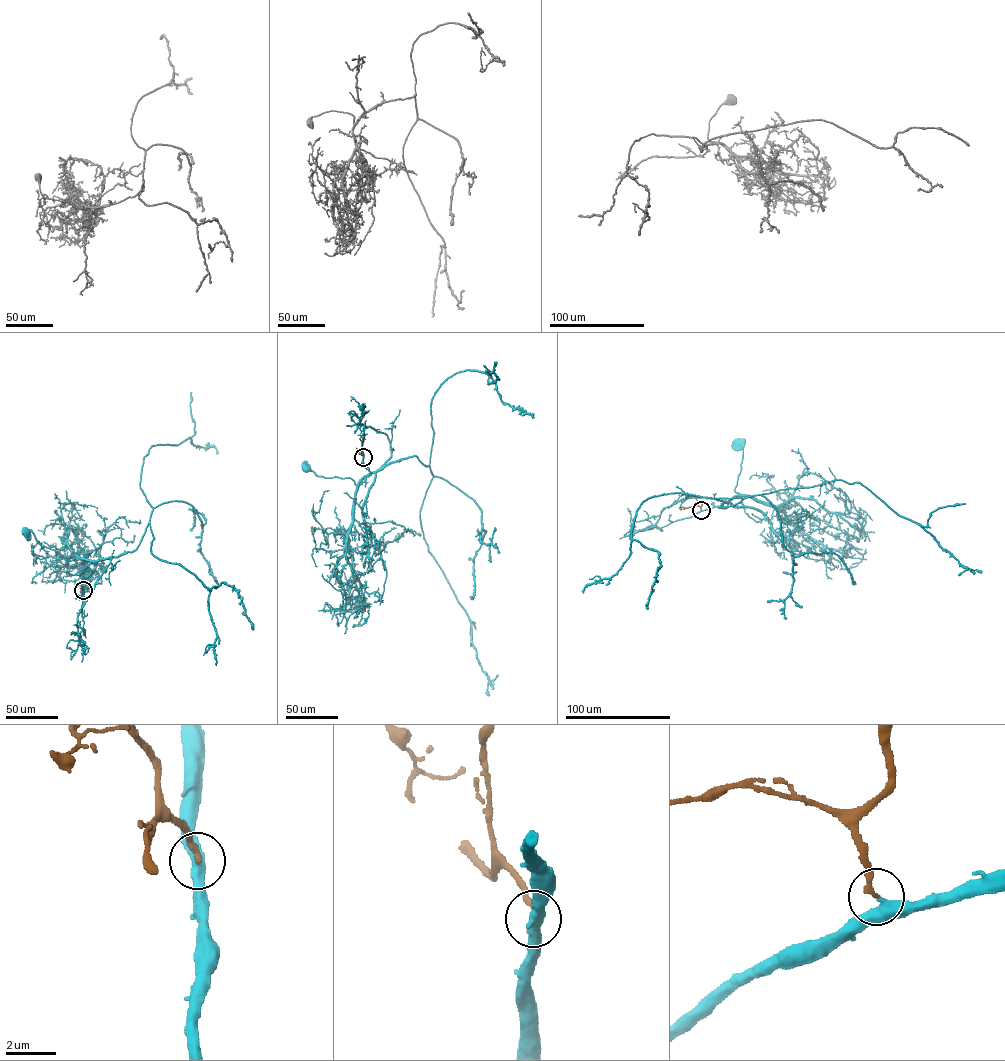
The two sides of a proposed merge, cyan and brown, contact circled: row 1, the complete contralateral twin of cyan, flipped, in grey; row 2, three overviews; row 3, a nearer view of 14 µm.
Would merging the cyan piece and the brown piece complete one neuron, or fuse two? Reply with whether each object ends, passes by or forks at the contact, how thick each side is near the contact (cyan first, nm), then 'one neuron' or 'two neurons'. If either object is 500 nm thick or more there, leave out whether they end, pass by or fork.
cyan passes by; brown ends; calibres 340 and 200 nm; one neuron

